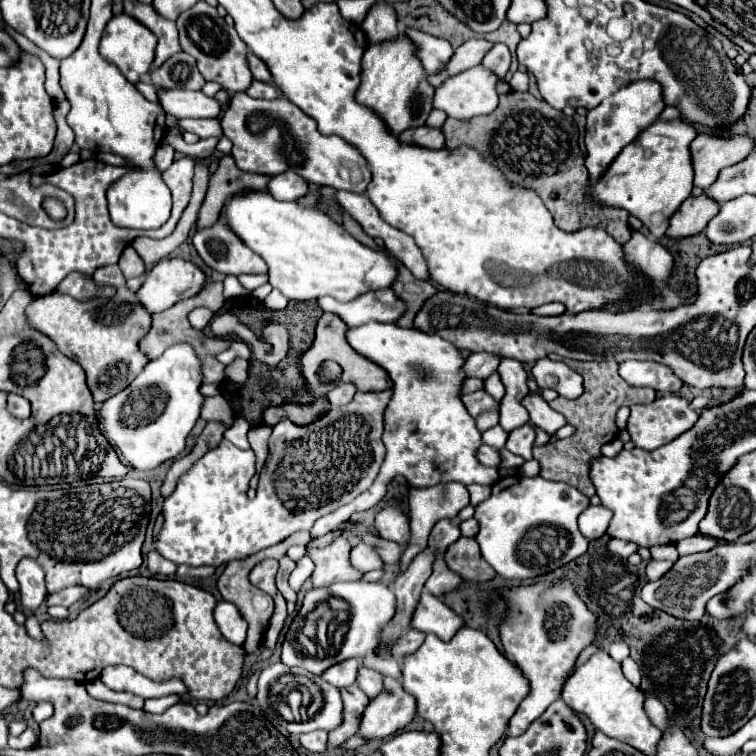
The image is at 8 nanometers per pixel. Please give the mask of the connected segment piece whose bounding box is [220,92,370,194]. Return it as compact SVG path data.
M232 92L230 105L220 124L224 136L234 144L232 156L240 170L272 176L284 170L294 170L312 184L358 194L364 194L370 184L370 170L360 152L340 136L320 134L316 122L282 96L276 100L256 100L246 92Z

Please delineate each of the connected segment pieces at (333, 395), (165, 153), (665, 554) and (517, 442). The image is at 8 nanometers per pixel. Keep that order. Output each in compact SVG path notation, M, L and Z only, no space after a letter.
M340 384L340 386L332 388L332 392L328 392L328 400L332 406L344 406L344 404L348 404L348 400L354 398L356 390L358 388L354 384Z
M160 144L158 150L156 150L156 156L154 156L154 162L156 162L156 168L168 168L172 162L174 162L175 151L170 148L168 144Z
M654 546L650 548L652 552L652 558L654 560L670 560L670 562L676 562L680 556L676 552L676 546Z
M526 422L524 426L516 428L510 432L508 436L508 442L506 442L506 448L526 460L532 460L532 446L534 446L534 440L536 440L536 432L534 432L534 426L530 422Z

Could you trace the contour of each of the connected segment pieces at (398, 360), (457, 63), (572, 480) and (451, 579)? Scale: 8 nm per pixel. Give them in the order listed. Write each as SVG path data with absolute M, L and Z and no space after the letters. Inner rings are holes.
M368 322L350 328L348 342L356 352L386 368L394 382L394 396L384 412L382 438L386 444L386 458L374 484L350 504L316 520L310 536L324 536L346 522L354 512L376 506L386 496L386 488L396 476L408 478L408 482L416 488L436 486L452 480L466 486L492 486L498 480L498 468L488 468L476 460L476 452L482 446L482 432L476 428L476 422L460 400L464 380L468 378L462 368L466 358L452 342L436 334L420 332L418 328L400 328L398 324L382 322Z
M470 38L470 40L466 40L460 48L456 48L456 52L454 52L454 56L450 58L448 66L446 66L438 76L428 76L428 82L430 82L434 88L438 88L446 78L456 76L456 74L460 74L462 70L468 70L468 68L480 64L482 58L488 54L488 50L490 50L492 46L494 46L494 44L488 42L488 40L484 40L484 38Z
M562 360L572 370L576 370L584 378L584 394L578 400L566 400L558 398L549 403L551 408L564 414L568 424L576 428L576 434L564 440L550 442L548 446L538 446L534 450L534 458L540 462L542 472L540 476L546 480L556 482L568 482L570 486L576 486L582 494L594 496L594 484L590 480L590 462L594 458L600 458L600 448L614 440L618 430L614 424L616 412L622 406L634 406L634 404L650 404L656 398L656 392L652 388L636 388L626 384L618 374L618 362L602 360L602 362L580 362L580 360Z
M440 552L438 556L436 556L436 562L434 562L434 572L432 572L432 576L426 580L426 592L430 592L430 594L434 594L434 596L446 596L448 592L454 592L454 590L458 590L458 586L462 584L464 580L456 574L456 572L452 572L452 570L448 570L446 568L446 562L444 562L444 554Z

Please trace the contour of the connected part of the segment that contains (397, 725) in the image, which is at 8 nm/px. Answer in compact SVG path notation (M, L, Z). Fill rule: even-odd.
M384 678L384 686L386 690L376 696L364 712L358 736L366 740L388 738L408 726L416 716L416 698L402 688L400 680Z

